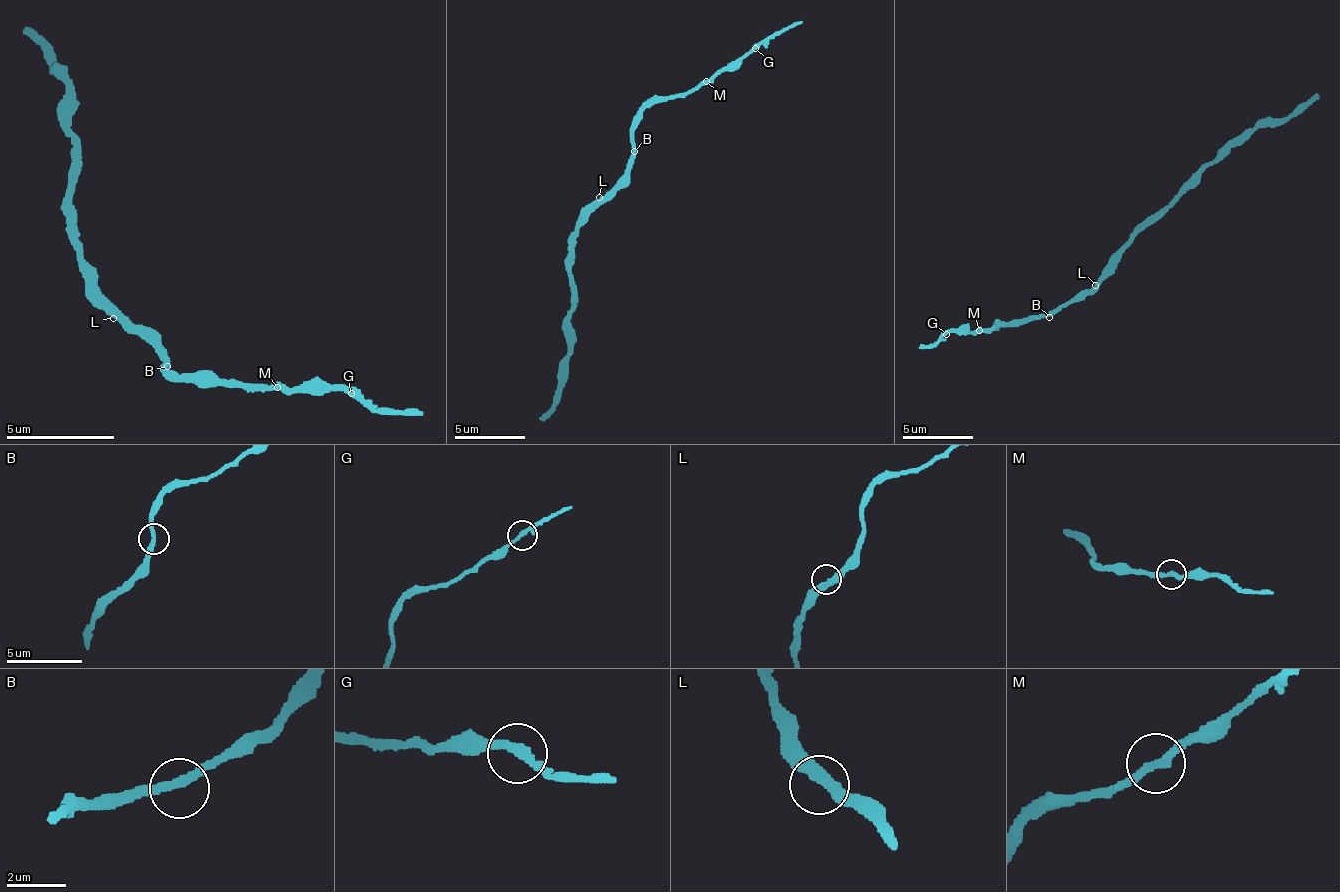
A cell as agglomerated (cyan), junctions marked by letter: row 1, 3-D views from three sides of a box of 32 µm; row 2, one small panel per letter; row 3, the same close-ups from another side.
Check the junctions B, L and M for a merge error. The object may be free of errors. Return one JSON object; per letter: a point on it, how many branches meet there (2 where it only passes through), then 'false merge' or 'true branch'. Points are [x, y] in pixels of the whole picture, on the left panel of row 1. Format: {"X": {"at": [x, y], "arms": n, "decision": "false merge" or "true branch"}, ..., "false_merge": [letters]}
{"B": {"at": [167, 366], "arms": 2, "decision": "true branch"}, "L": {"at": [113, 318], "arms": 2, "decision": "true branch"}, "M": {"at": [277, 387], "arms": 2, "decision": "true branch"}, "false_merge": []}

